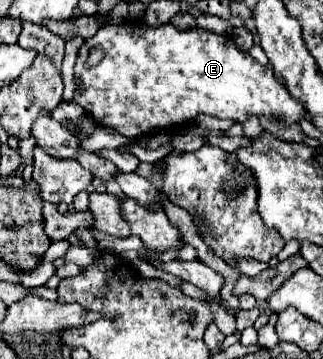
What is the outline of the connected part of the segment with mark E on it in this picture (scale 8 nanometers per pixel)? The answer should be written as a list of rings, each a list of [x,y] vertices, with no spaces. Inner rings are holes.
[[[125,19],[121,25],[105,23],[93,37],[85,39],[79,49],[75,79],[79,81],[75,89],[73,101],[79,103],[89,117],[93,117],[99,125],[109,127],[125,137],[139,137],[149,133],[151,129],[175,127],[179,123],[193,121],[199,113],[213,115],[219,119],[243,121],[247,115],[267,115],[279,119],[283,125],[291,125],[305,117],[305,109],[299,101],[295,101],[285,85],[275,79],[273,67],[259,65],[251,55],[239,51],[229,35],[217,35],[205,29],[189,29],[181,31],[175,25],[147,27],[143,21]],[[91,47],[103,47],[105,57],[97,67],[87,67],[87,55]]]

